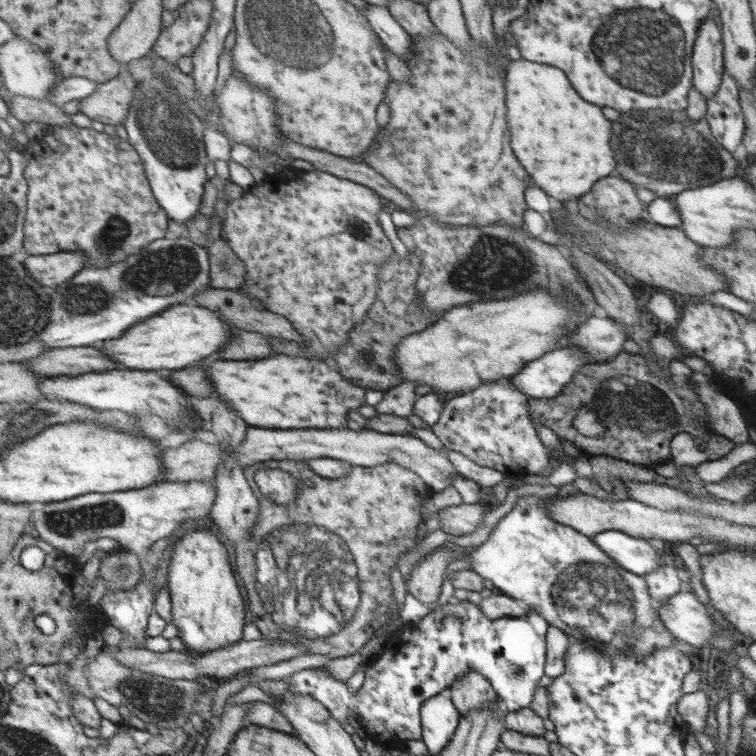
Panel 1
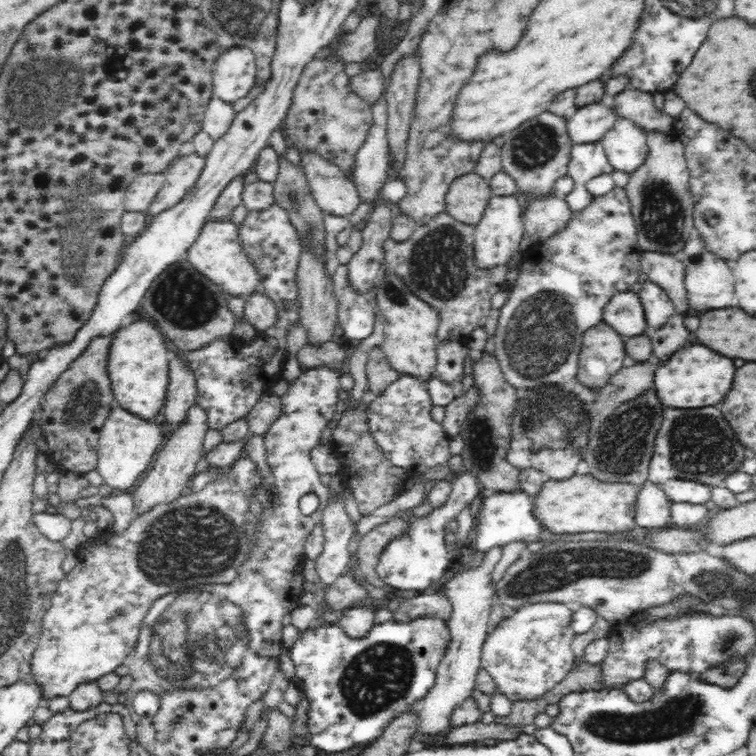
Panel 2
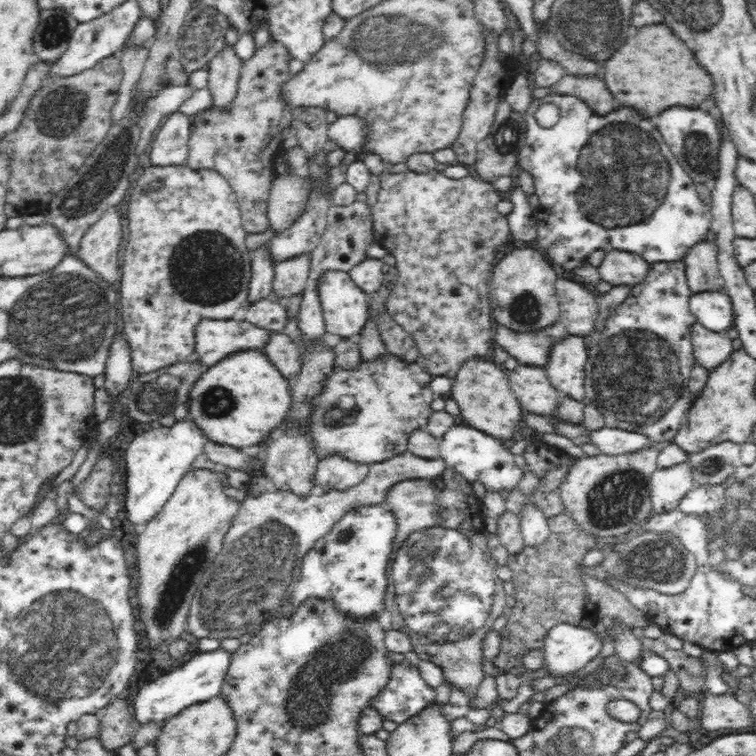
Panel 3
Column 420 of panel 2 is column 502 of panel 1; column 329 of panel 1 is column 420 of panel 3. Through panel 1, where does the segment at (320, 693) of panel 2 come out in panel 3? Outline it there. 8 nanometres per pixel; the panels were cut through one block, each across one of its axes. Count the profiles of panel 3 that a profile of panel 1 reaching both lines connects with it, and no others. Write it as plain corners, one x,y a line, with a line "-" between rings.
404,659
393,664
388,684
372,699
370,706
382,720
390,720
390,722
399,724
418,715
424,707
435,701
435,696
435,690
424,682
417,666

